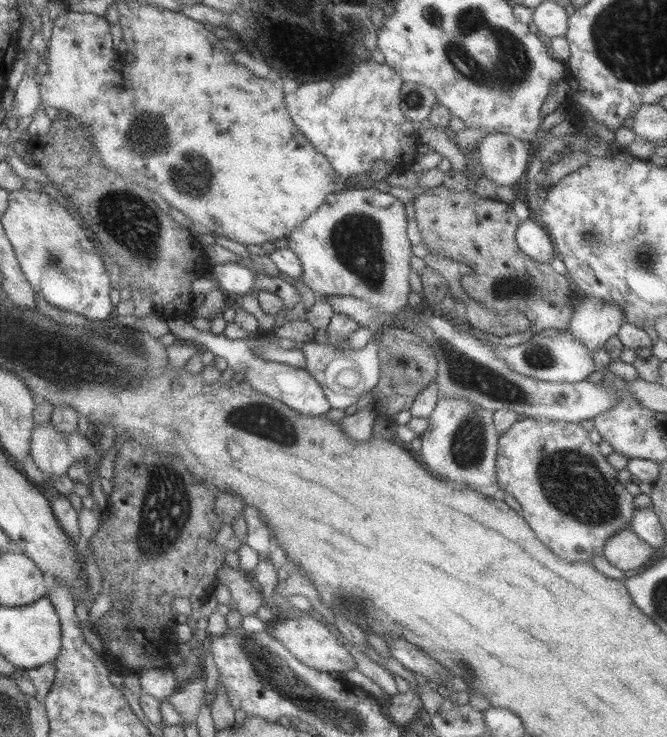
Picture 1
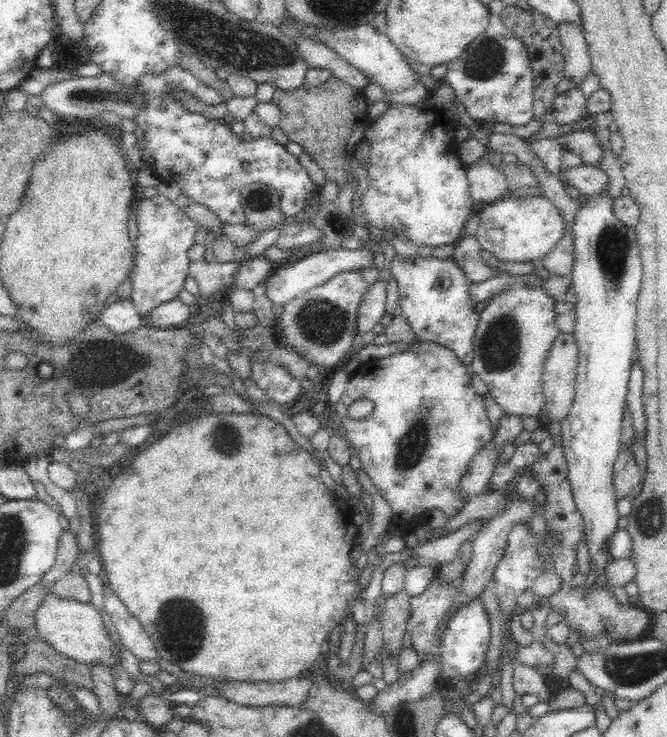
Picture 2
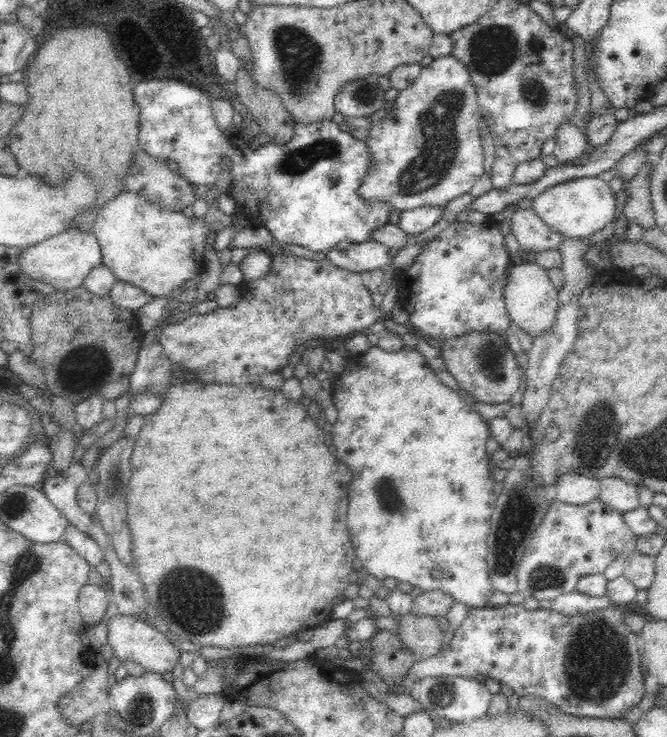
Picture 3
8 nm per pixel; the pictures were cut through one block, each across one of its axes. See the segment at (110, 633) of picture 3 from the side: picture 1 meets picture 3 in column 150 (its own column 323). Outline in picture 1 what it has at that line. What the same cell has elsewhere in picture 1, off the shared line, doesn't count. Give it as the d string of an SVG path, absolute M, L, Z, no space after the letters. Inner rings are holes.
M276 616L276 623L269 629L271 636L277 639L292 654L301 665L319 672L339 672L347 675L348 671L356 668L352 657L337 639L329 633L328 625L318 617L300 616L286 619Z

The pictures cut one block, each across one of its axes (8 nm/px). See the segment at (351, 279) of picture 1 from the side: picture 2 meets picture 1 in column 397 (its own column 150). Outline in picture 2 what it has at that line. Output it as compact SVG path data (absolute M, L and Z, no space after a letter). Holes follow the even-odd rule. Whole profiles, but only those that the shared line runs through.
M158 195L152 200L138 196L134 205L134 218L138 223L138 241L136 248L136 266L129 275L133 276L133 292L130 300L144 318L161 302L176 299L177 293L184 289L183 281L188 275L191 263L188 250L193 246L196 232L200 226L180 210L174 202Z

